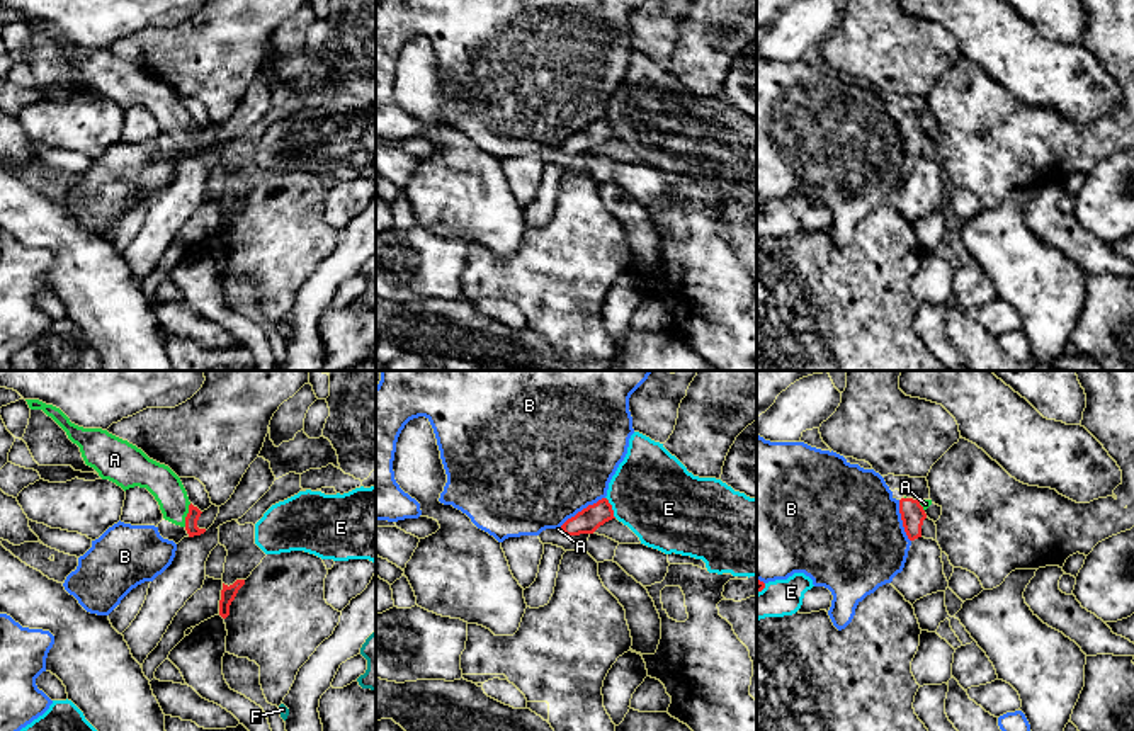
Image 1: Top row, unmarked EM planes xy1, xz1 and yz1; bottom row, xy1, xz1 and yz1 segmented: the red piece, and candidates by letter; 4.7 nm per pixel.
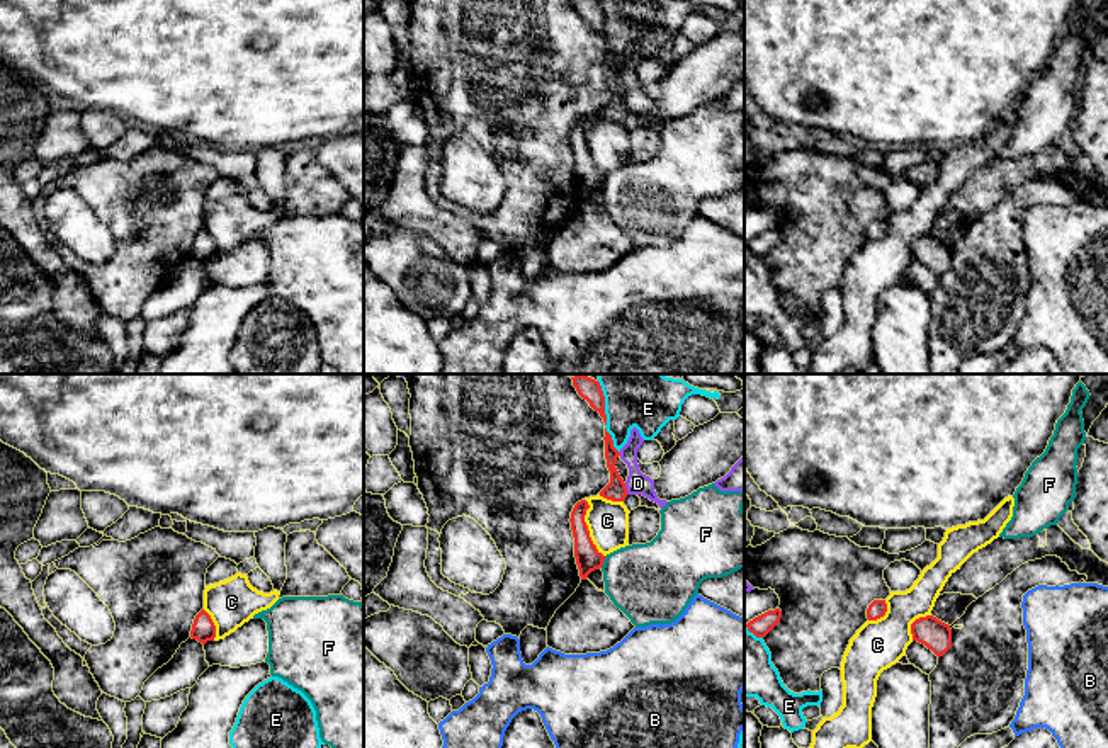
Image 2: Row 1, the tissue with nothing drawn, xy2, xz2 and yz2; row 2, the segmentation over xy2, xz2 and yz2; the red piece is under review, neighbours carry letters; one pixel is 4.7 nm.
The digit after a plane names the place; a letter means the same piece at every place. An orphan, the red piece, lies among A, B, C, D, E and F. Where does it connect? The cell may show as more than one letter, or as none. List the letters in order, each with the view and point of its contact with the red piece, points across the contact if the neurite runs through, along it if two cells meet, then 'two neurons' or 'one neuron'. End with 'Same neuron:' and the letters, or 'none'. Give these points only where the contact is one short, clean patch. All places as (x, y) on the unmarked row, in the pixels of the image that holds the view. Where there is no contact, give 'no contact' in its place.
A: xy1 (187, 135) | across xy1 (191, 140), (187, 135), (174, 121), (167, 107) | one neuron
B: xz1 (584, 128) | two neurons
C: xz2 (587, 147) | along xz2 (585, 118), (588, 124), (585, 135), (588, 155), (605, 175) | two neurons
D: xz2 (626, 107) | along xz2 (624, 102), (629, 113) | two neurons
E: xz2 (605, 36) | two neurons
F: xz2 (604, 179) | along xz2 (607, 175), (600, 186) | two neurons
Same neuron: A

